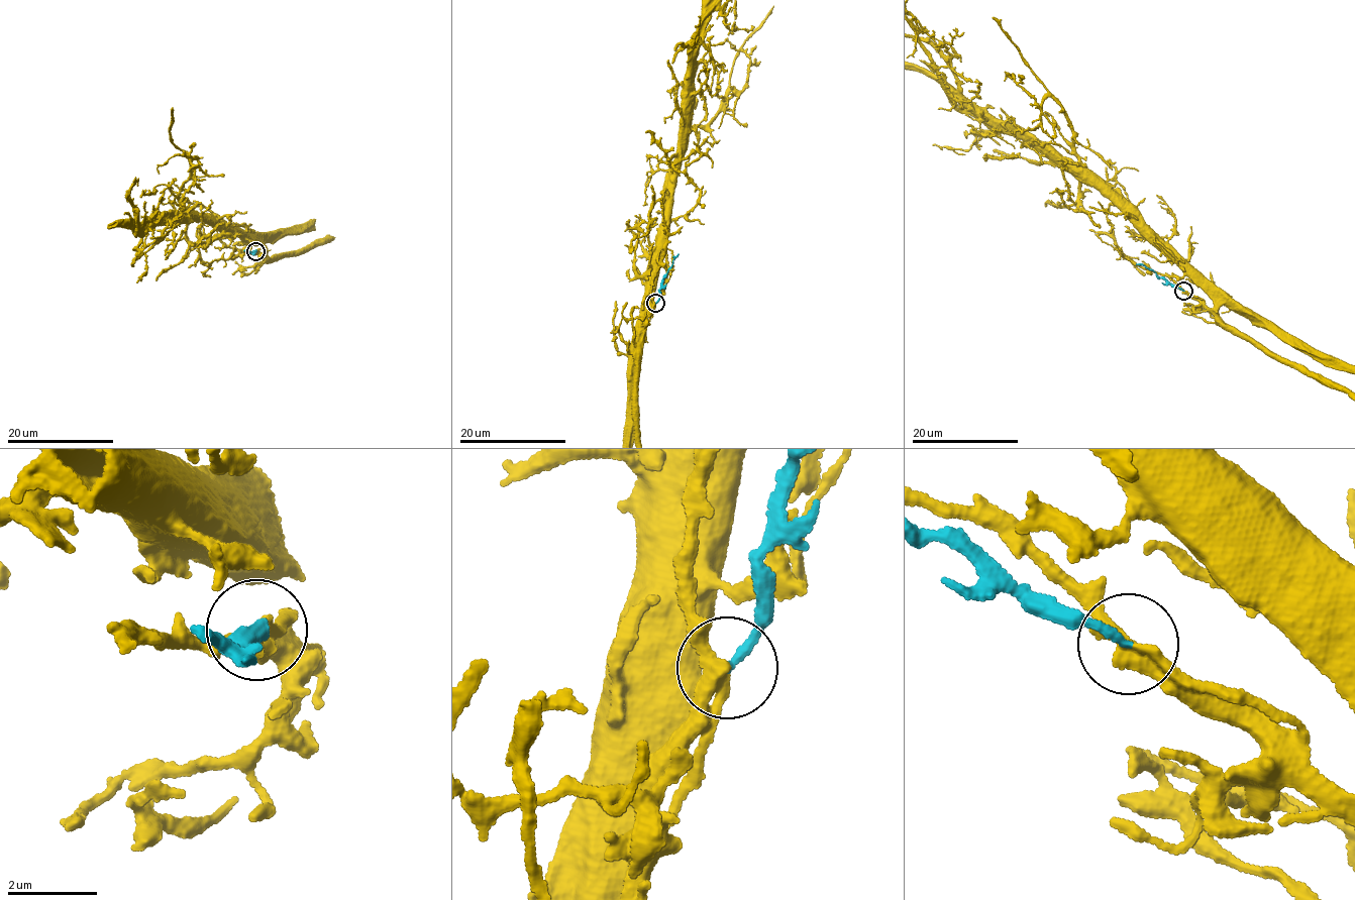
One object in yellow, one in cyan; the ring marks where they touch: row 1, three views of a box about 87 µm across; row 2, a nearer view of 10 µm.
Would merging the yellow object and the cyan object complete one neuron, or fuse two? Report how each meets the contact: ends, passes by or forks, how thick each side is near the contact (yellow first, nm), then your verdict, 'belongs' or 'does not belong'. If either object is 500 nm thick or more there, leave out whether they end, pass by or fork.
yellow passes by; cyan ends; calibres 360 and 170 nm; belongs

